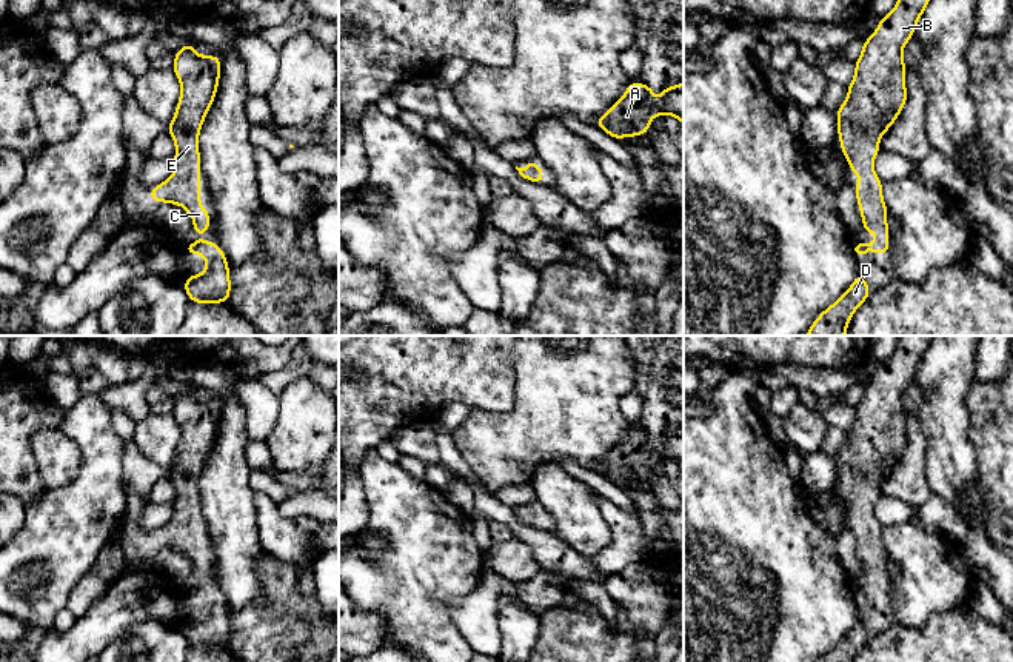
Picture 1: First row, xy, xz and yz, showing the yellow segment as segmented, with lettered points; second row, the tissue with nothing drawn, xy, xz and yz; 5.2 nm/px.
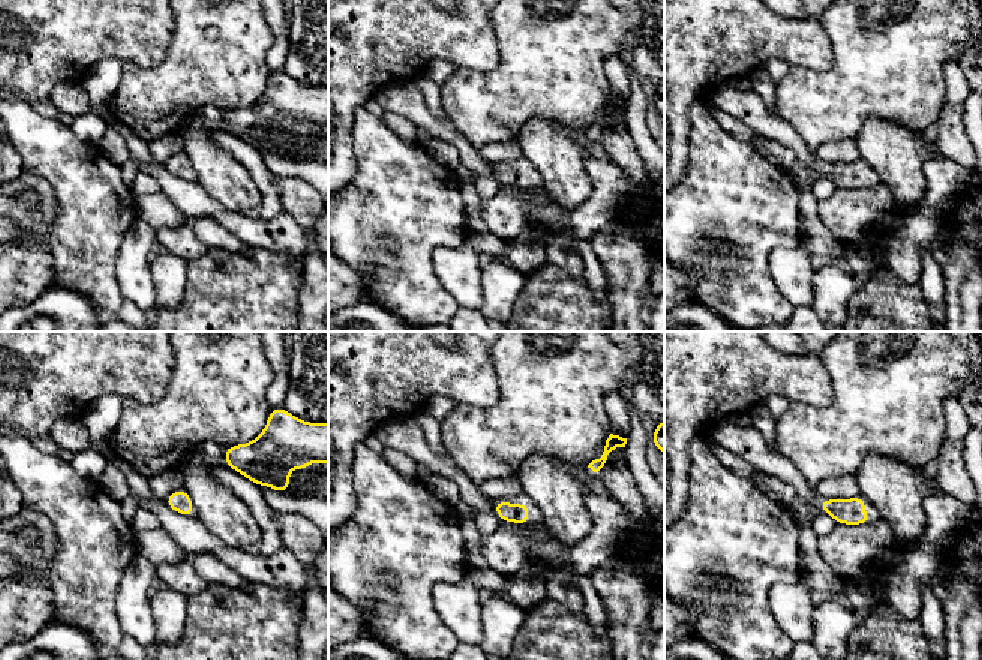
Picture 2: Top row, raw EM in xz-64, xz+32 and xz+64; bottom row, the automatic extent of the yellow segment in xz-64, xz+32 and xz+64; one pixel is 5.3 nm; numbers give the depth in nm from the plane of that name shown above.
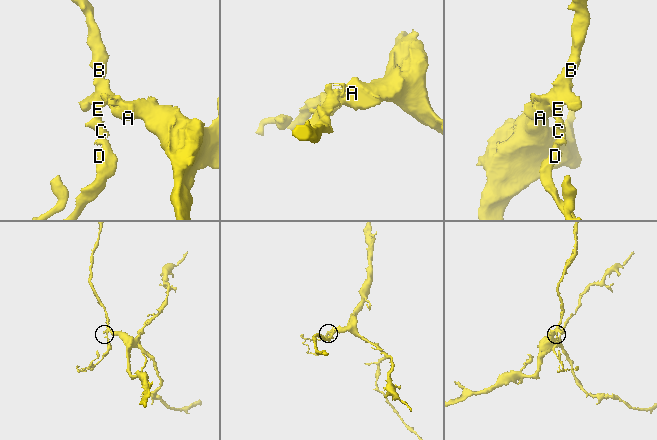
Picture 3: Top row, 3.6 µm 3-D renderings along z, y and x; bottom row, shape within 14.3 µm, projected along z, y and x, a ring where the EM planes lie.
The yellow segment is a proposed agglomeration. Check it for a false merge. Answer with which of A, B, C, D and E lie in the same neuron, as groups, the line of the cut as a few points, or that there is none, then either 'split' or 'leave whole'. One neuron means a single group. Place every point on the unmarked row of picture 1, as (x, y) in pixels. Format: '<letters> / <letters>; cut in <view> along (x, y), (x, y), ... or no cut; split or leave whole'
A B C D E; no cut; leave whole

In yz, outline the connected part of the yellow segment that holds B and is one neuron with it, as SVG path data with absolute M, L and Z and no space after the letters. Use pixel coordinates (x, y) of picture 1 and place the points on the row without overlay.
M899 336L896 351L882 363L871 382L862 386L862 399L854 406L854 422L847 431L847 445L836 456L841 497L861 527L853 531L864 577L882 582L859 588L854 596L890 600L888 553L882 543L882 525L873 516L881 496L879 483L891 473L907 450L907 411L902 396L914 382L914 374L931 336Z

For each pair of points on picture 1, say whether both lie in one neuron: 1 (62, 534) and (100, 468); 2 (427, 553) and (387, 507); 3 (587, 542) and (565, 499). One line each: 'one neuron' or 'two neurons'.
1: one neuron
2: one neuron
3: one neuron

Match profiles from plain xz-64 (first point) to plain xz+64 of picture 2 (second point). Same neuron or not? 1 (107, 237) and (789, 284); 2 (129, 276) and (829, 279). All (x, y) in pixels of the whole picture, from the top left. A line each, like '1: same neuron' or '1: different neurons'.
1: different neurons
2: different neurons

